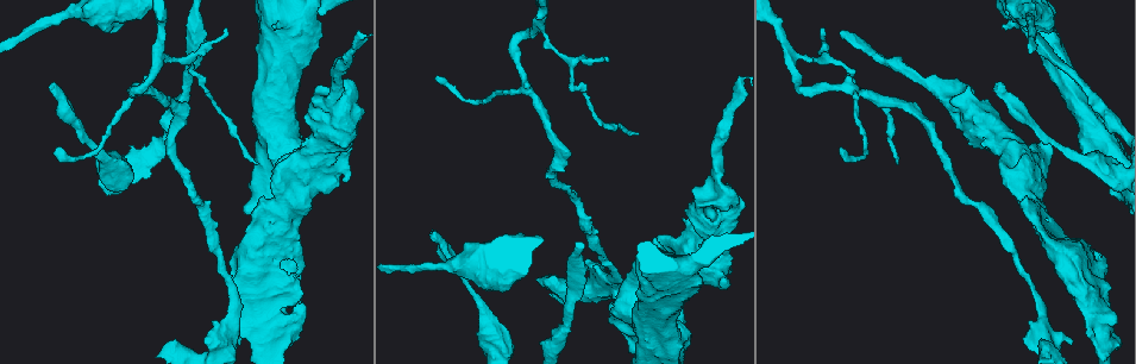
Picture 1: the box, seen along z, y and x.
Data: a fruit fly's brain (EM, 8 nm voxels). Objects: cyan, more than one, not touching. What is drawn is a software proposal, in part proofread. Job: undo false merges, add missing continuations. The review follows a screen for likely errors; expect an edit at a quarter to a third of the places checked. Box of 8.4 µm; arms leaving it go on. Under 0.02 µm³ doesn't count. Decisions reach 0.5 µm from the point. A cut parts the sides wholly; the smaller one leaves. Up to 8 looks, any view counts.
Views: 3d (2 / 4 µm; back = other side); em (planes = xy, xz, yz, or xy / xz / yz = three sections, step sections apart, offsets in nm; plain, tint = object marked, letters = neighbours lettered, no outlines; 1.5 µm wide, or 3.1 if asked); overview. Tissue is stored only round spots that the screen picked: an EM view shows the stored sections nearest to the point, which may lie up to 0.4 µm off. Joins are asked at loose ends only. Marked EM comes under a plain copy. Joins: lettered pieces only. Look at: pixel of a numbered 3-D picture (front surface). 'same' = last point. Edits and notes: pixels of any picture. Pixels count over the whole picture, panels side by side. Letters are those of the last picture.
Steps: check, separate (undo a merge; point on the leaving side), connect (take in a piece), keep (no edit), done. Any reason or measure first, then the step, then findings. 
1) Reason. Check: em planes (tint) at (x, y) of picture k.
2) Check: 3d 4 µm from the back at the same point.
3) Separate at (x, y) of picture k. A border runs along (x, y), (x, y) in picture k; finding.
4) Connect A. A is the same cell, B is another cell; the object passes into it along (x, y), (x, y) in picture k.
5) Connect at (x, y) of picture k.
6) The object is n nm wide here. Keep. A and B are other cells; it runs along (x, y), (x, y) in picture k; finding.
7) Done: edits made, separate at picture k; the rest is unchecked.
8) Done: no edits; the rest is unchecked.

Long arm stops here. Check: 3d 4 µm at (897, 164) of picture 1.

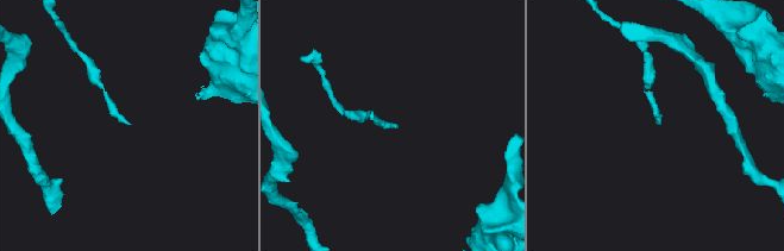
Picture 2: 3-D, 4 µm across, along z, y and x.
Check: em planes (letters) at (660, 121) of picture 2.

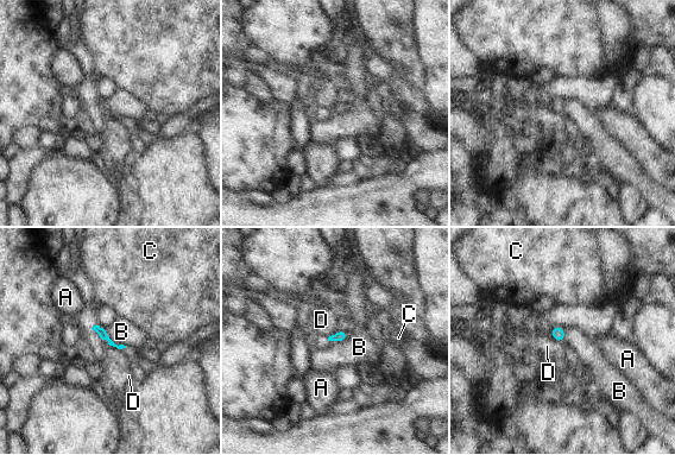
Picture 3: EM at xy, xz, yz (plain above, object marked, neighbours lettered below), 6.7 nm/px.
Keep. A, B, C and D are other cells; a border runs along (105, 328), (115, 343), (127, 346) in picture 3; none of them fits.

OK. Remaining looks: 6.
Stops while still wide. Check: 3d 2 µm from the back at (1010, 188) of picture 1.

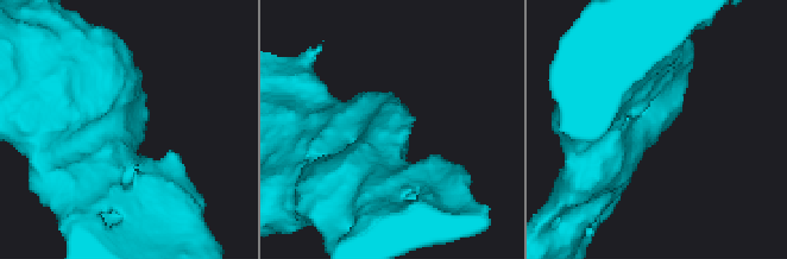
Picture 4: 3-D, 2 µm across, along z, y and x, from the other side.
Check: em planes (tint) at (144, 134) of picture 4.

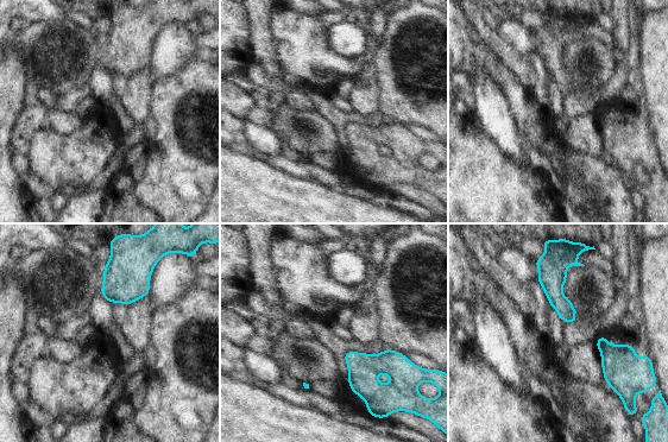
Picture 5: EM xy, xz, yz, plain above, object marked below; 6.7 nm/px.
What lies round it. Check: em planes (letters) at the same point.

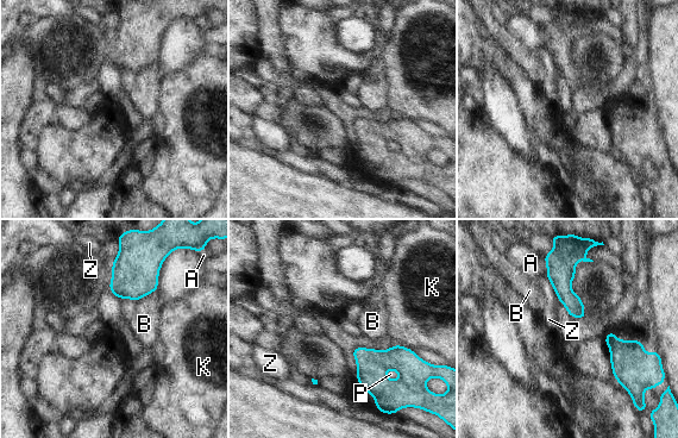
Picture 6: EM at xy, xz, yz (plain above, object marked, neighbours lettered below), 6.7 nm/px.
Keep. A, B, K, P and Z are other cells; it runs along (556, 238), (563, 291), (582, 316) in picture 6; none of them fits.

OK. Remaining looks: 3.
An open end. Check: 3d 4 µm at (272, 24) of picture 1.

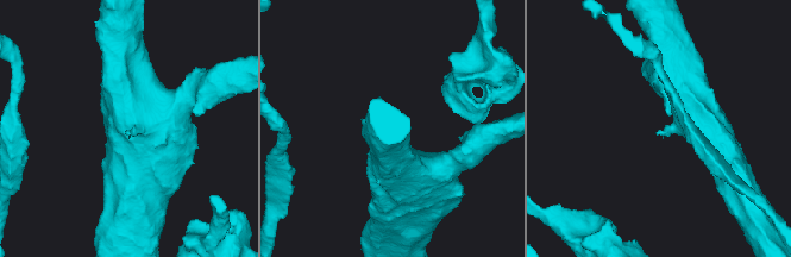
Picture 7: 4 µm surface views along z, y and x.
Check: em xy step 8 (tint) at (125, 132) of picture 7.

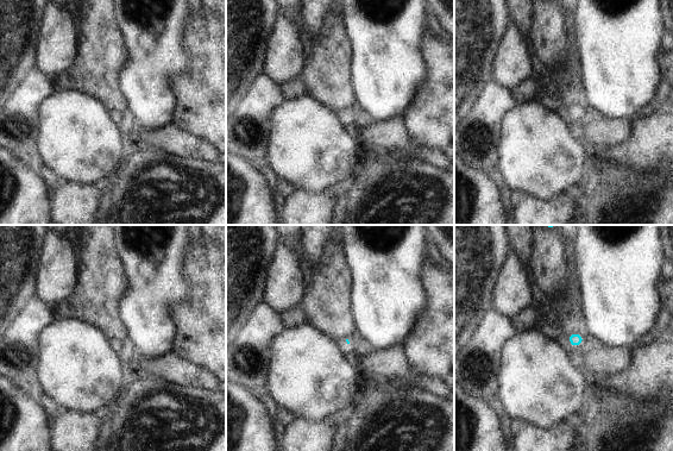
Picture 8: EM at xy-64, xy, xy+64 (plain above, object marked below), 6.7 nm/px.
Check: em planes (letters) at the same point.

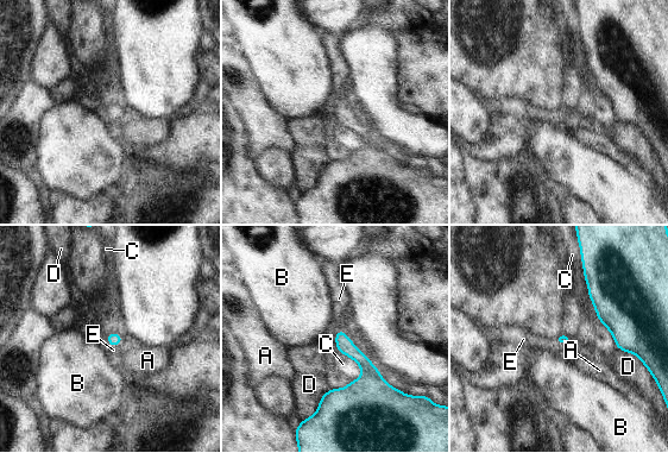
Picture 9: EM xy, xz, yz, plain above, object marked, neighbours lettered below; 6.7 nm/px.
Connect E. E is the same cell, A, B, C and D are other cells; the neuron continues.

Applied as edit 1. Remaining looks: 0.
Done: edits made, connect at picture 9; the rest is unchecked.

